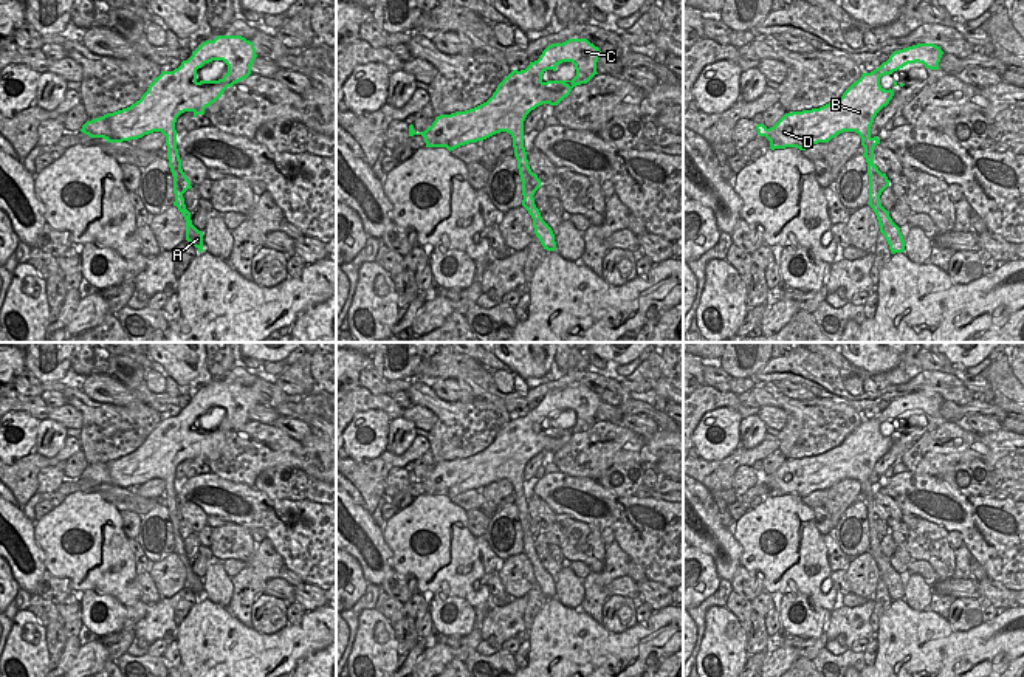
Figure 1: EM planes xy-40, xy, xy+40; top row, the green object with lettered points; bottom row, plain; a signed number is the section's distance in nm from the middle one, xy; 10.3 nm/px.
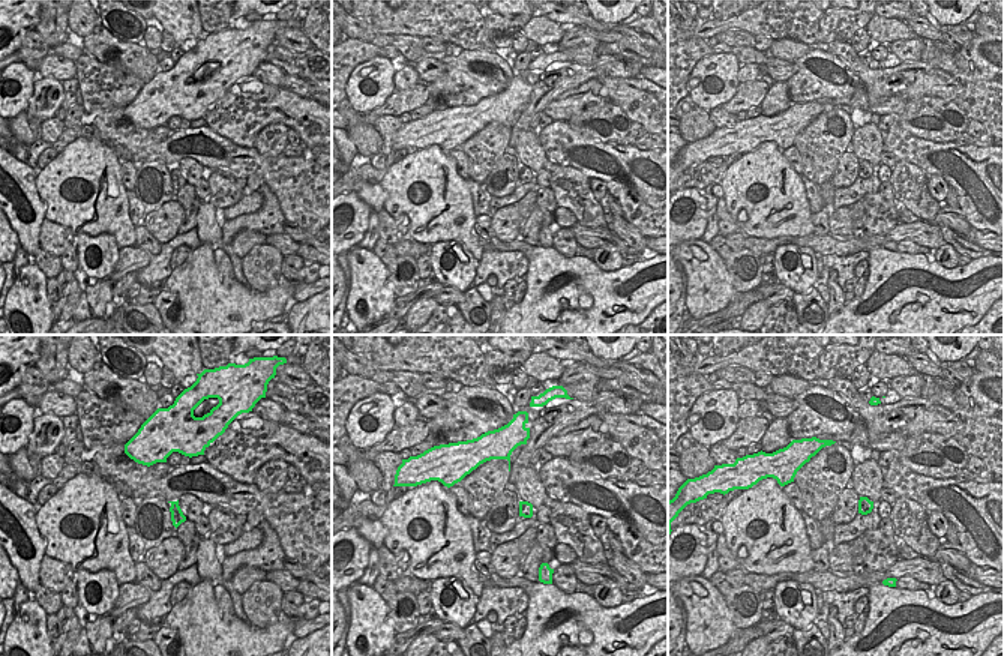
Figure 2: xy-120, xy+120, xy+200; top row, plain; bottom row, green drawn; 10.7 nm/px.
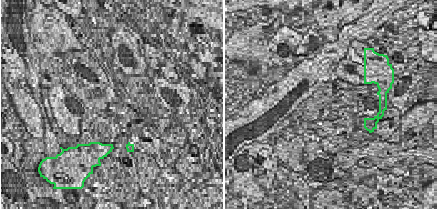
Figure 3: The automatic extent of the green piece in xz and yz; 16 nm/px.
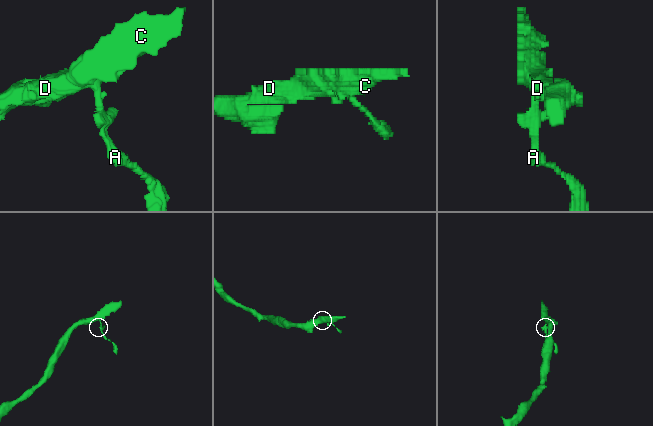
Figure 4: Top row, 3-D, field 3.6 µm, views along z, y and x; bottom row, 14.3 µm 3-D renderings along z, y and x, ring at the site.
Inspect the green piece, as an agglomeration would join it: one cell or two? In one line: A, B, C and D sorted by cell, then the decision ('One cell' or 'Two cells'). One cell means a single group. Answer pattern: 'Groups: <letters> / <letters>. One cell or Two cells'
Groups: A B C D. One cell

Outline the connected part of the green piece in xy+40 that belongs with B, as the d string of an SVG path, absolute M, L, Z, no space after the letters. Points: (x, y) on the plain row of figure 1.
M917 390L894 398L886 409L871 420L863 420L841 445L820 455L785 460L773 474L758 471L759 483L770 488L770 496L796 494L806 497L818 490L829 490L843 479L855 479L864 494L863 503L869 522L869 553L877 562L880 579L885 582L892 601L905 598L900 575L892 569L889 559L881 553L880 542L889 533L886 521L874 511L874 496L880 491L871 483L871 473L877 460L889 451L894 437L885 437L880 424L891 421L908 411L923 411L925 415L939 417L943 398L934 390Z

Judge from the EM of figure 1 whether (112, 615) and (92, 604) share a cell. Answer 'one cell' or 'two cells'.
one cell

